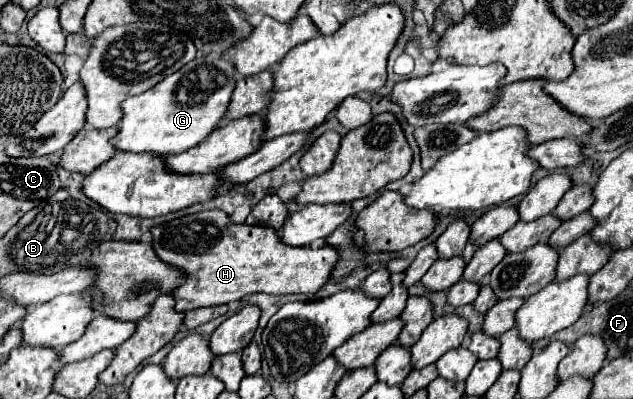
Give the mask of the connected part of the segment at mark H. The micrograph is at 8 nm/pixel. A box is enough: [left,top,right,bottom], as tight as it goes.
[151,210,339,312]

